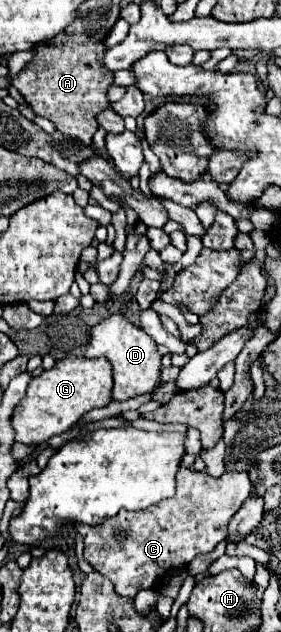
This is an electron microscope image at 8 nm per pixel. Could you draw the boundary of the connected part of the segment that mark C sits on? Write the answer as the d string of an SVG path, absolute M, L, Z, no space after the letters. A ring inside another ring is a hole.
M181 468L177 474L177 494L163 502L149 506L147 510L127 512L121 510L113 518L105 518L97 526L87 524L73 524L75 530L85 540L85 560L105 578L109 578L115 586L115 592L123 598L135 598L139 590L155 588L163 576L169 574L173 568L187 566L197 554L211 552L219 542L227 536L227 524L231 516L241 508L241 504L251 496L253 484L247 472L225 472L221 478L213 478L205 472Z

